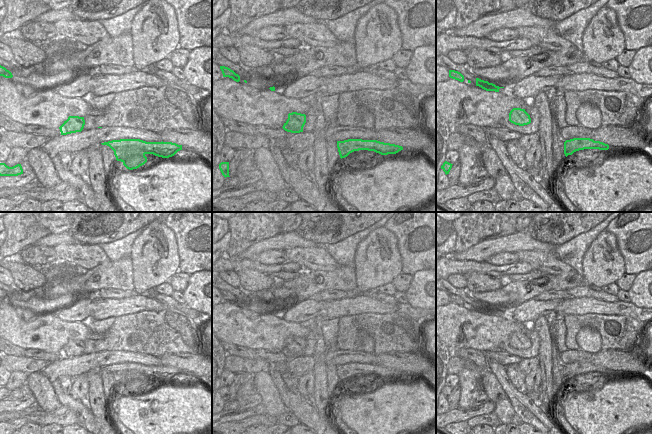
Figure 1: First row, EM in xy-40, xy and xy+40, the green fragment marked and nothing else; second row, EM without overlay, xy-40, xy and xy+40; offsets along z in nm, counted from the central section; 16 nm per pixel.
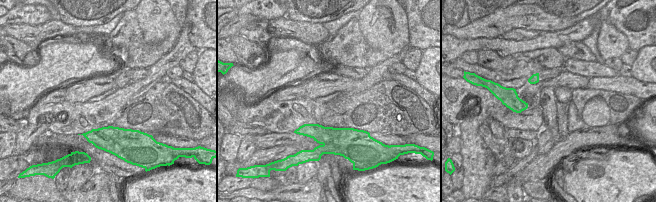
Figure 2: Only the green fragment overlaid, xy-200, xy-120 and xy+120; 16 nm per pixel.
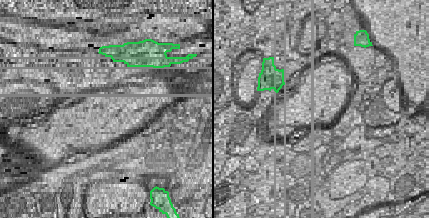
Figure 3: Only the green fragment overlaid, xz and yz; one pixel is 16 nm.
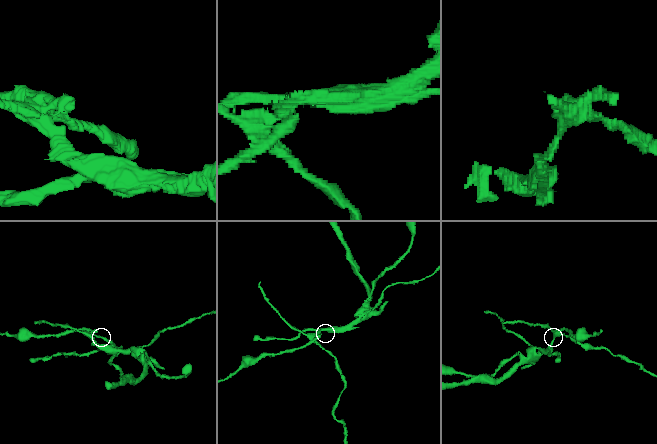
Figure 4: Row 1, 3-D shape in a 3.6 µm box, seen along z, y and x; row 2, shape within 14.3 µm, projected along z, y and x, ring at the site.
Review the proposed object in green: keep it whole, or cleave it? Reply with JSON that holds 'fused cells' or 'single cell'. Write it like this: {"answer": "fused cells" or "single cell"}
{"answer": "fused cells"}

